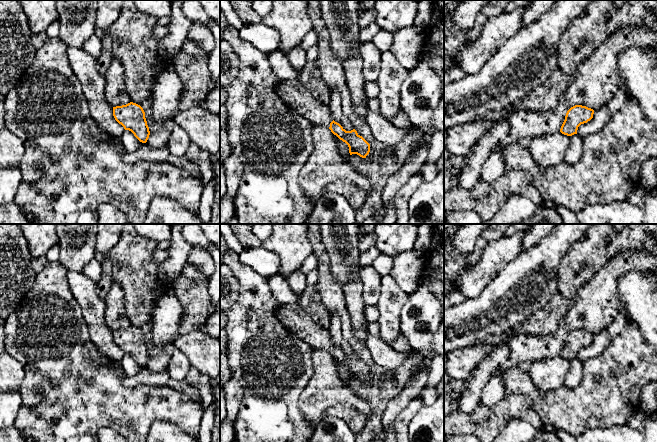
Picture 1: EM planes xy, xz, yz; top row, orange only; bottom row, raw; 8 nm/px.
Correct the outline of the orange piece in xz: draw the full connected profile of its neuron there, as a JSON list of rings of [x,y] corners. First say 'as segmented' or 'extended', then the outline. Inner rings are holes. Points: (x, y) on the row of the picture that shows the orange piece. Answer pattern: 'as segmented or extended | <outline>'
extended | [[[298,79],[279,80],[276,92],[280,99],[289,107],[299,112],[313,126],[325,126],[349,147],[349,153],[362,158],[370,152],[370,144],[355,129],[346,131],[331,116],[326,103],[315,99]]]

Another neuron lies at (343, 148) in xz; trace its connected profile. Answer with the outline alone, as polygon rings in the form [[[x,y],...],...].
[[[335,135],[335,138],[337,140],[337,146],[338,146],[340,154],[343,157],[348,158],[350,155],[348,145],[345,142],[343,142],[342,140],[340,140],[336,135]]]

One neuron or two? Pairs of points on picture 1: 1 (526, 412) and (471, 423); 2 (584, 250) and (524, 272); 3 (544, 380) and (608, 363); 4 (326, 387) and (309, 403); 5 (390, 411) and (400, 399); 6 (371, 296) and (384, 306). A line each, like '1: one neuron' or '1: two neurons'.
1: one neuron
2: two neurons
3: two neurons
4: one neuron
5: one neuron
6: two neurons

